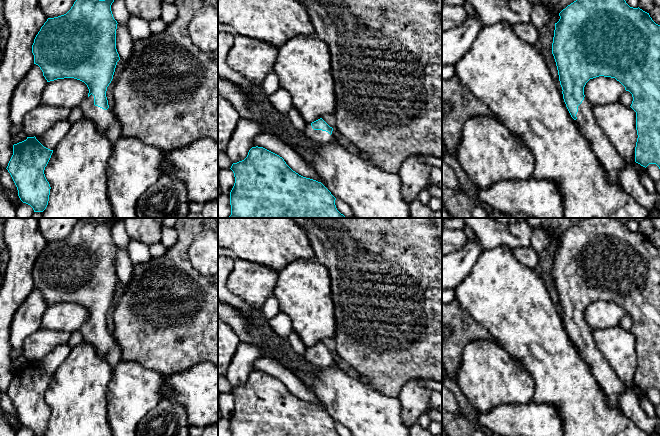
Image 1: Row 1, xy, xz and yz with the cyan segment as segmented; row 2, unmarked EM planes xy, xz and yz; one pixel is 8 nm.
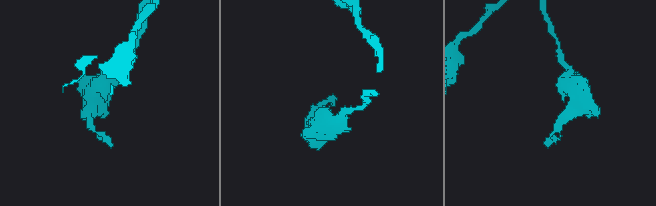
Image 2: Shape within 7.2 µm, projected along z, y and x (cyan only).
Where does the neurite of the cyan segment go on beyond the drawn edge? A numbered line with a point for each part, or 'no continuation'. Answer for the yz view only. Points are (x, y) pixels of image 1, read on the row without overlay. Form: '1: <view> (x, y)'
1: yz (612, 387)

